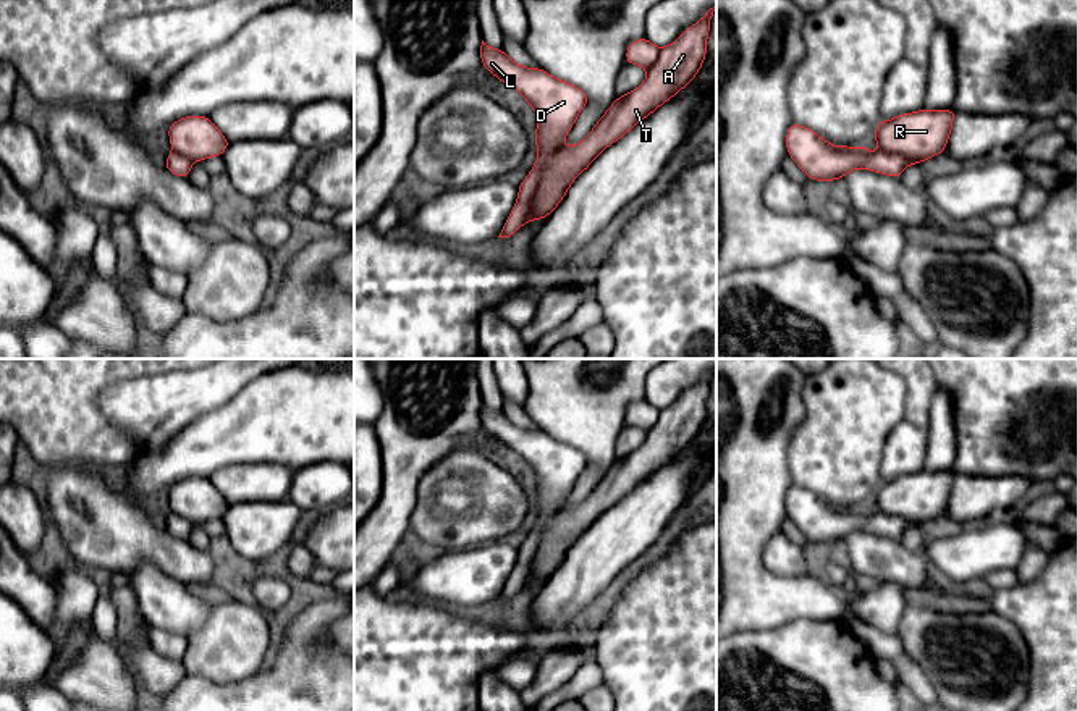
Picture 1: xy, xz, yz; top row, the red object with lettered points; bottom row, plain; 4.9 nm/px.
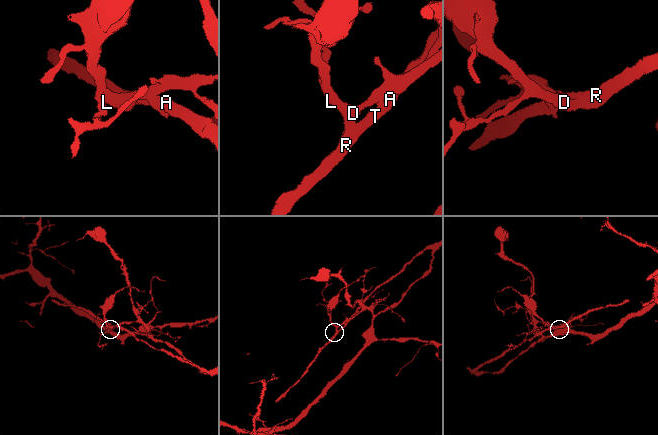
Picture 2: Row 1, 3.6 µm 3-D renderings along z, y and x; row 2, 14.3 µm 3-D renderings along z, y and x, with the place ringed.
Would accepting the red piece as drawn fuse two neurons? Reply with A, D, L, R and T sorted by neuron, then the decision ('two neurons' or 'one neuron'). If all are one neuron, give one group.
A R T / D L; two neurons

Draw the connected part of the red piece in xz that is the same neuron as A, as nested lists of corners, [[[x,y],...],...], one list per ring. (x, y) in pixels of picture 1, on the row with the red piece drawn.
[[[716,6],[710,8],[695,24],[689,26],[669,45],[660,48],[660,57],[652,68],[647,69],[644,82],[634,90],[616,97],[603,116],[595,123],[592,131],[577,144],[560,147],[560,150],[547,162],[540,183],[534,192],[526,223],[545,220],[564,199],[574,179],[584,173],[592,162],[613,142],[627,134],[639,121],[650,116],[658,107],[682,90],[700,71],[707,57],[707,40],[710,32],[710,19]]]

